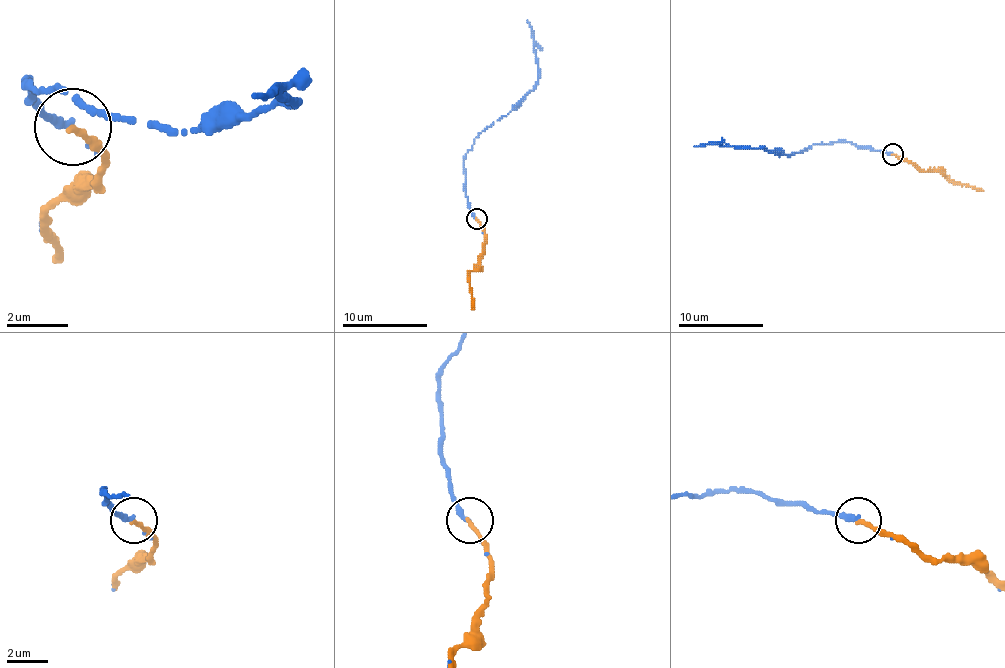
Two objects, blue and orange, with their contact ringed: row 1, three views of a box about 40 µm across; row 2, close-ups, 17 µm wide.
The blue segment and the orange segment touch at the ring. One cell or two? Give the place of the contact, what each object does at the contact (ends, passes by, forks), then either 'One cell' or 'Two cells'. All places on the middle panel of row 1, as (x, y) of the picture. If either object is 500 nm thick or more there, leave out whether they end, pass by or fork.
Place: (476, 218). At the ring blue ends. At the ring orange ends. One cell

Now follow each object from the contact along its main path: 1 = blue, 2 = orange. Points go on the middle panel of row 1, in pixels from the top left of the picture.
1: (476, 218), (465, 194), (463, 156), (474, 139), (521, 101), (538, 79), (533, 31), (527, 20)
2: (476, 218), (484, 237), (484, 247), (480, 262), (470, 273), (474, 309)

